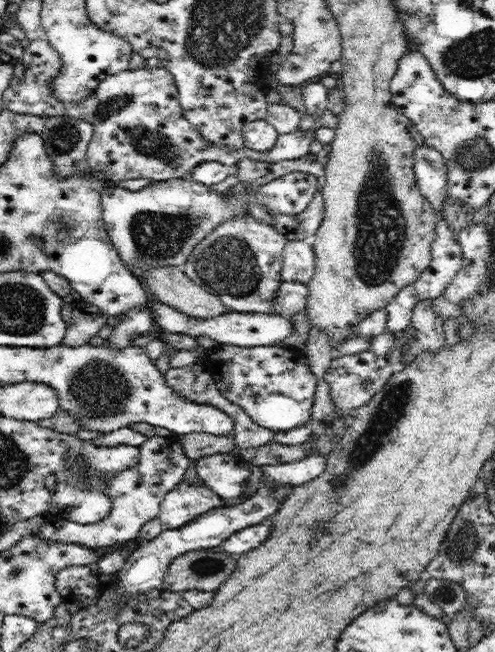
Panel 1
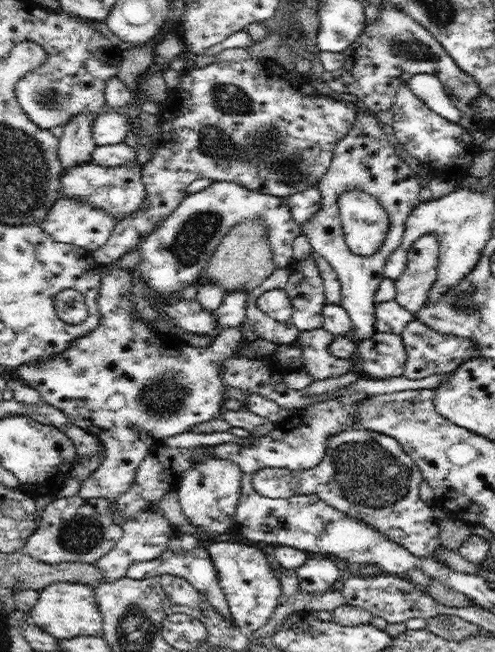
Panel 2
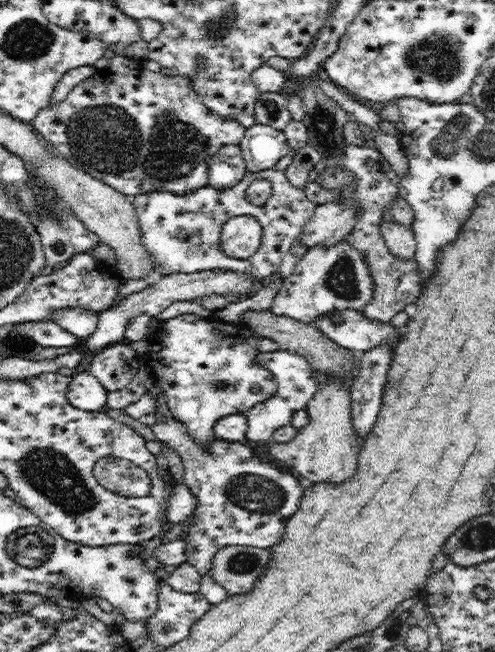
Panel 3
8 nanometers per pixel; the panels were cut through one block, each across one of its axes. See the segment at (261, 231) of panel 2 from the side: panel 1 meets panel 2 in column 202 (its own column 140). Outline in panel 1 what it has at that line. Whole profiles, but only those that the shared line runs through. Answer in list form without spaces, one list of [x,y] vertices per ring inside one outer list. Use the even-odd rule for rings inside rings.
[[[182,267],[154,268],[139,277],[152,297],[190,318],[204,320],[231,311],[216,295],[192,282]]]

